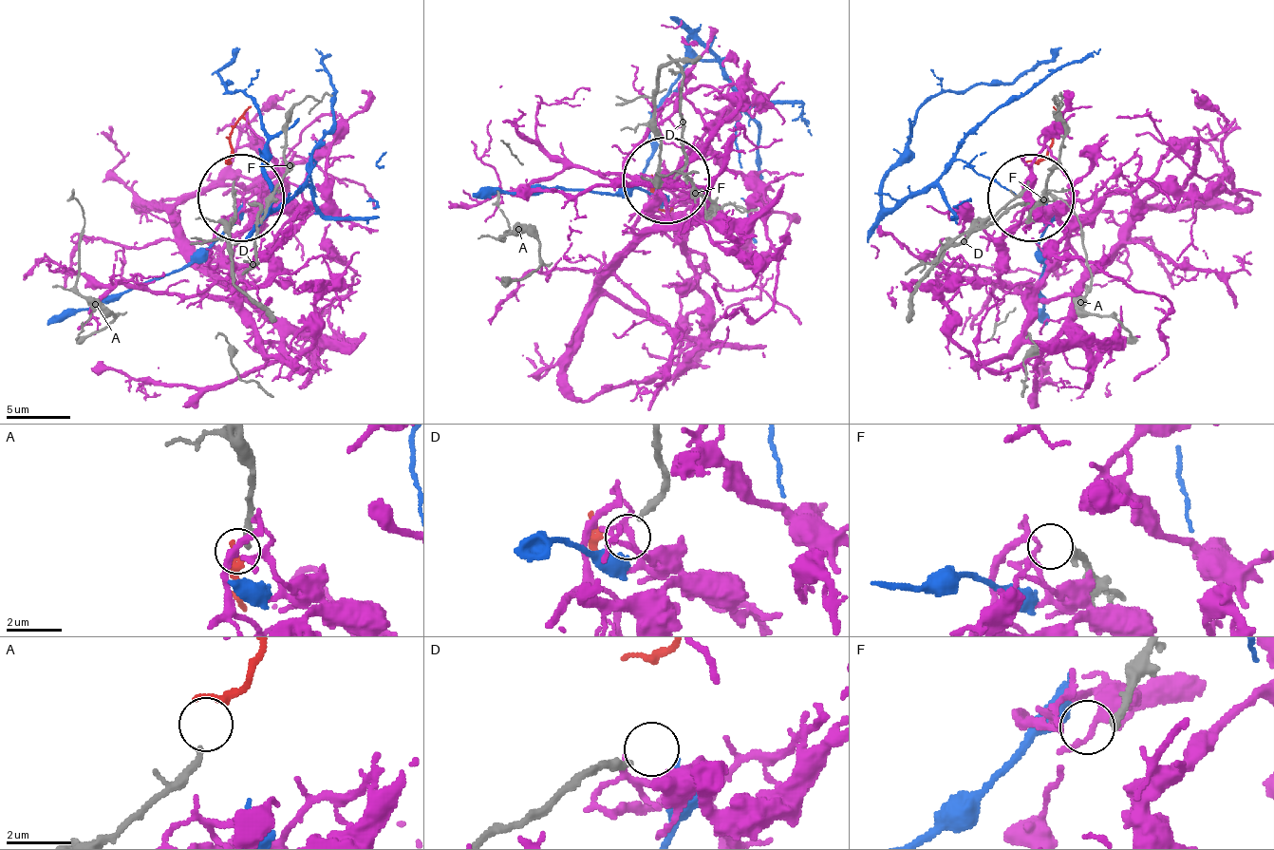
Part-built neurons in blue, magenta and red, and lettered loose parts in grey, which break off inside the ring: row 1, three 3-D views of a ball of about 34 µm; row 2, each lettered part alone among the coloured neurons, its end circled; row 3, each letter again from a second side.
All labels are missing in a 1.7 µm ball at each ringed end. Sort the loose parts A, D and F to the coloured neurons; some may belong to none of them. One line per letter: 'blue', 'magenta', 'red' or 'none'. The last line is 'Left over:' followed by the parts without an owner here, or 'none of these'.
A: red
D: none
F: magenta
Left over: D

